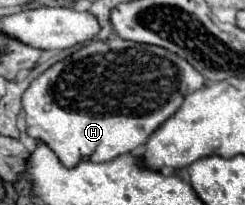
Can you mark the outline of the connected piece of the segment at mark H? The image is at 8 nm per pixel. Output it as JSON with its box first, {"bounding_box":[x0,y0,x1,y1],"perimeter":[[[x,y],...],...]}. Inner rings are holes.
{"bounding_box":[22,35,204,167],"perimeter":[[[112,35],[106,41],[92,41],[92,45],[82,47],[32,81],[22,97],[26,133],[46,143],[64,167],[76,167],[76,163],[84,159],[104,163],[144,145],[152,131],[156,131],[180,107],[184,97],[202,87],[204,77],[182,57],[156,45],[132,43]]]}

